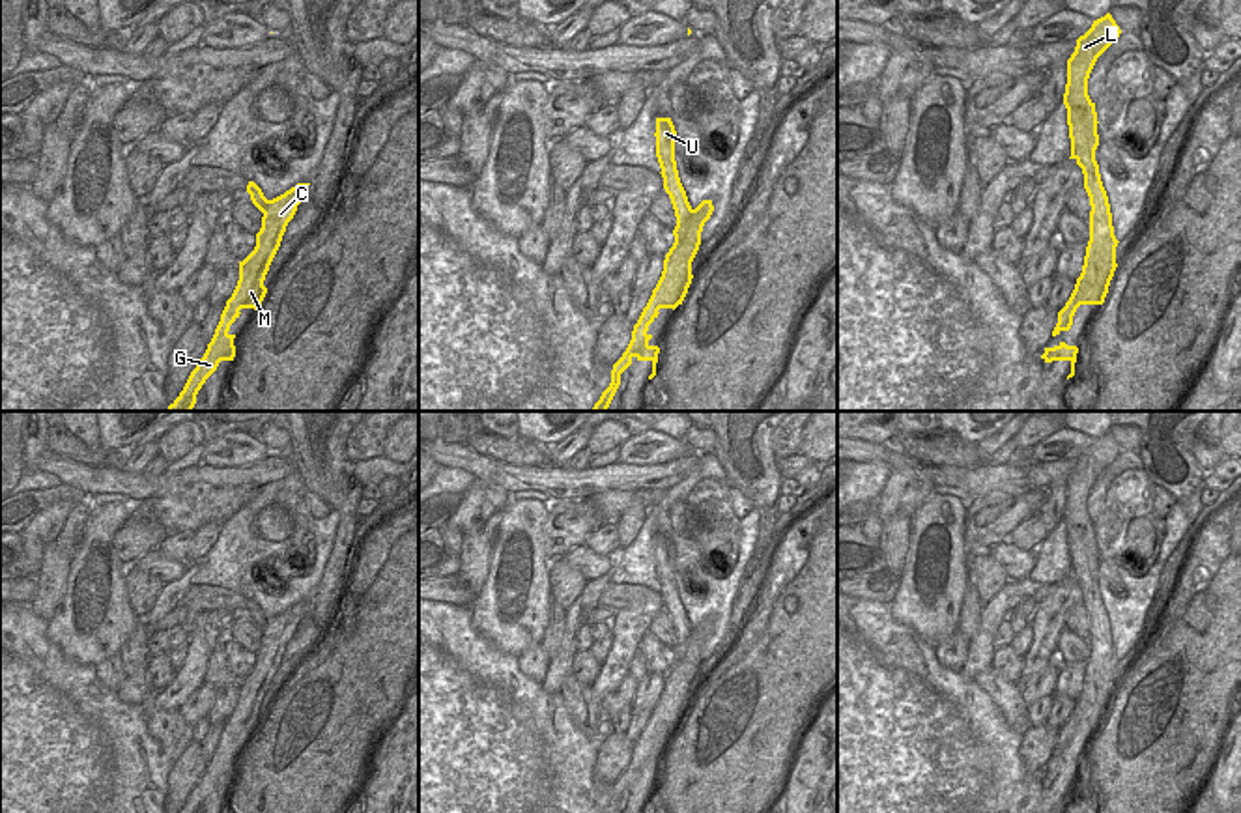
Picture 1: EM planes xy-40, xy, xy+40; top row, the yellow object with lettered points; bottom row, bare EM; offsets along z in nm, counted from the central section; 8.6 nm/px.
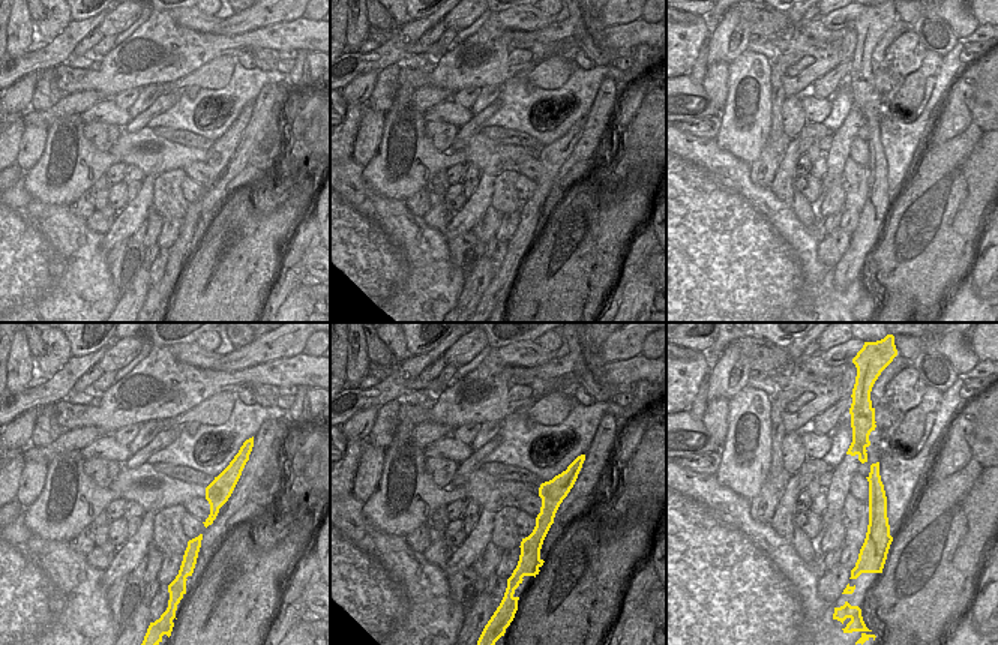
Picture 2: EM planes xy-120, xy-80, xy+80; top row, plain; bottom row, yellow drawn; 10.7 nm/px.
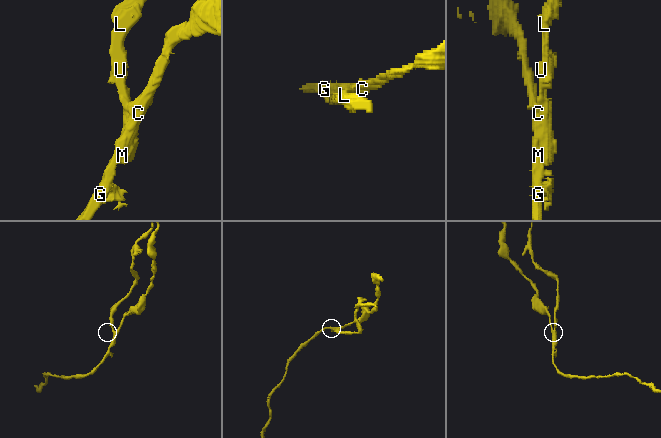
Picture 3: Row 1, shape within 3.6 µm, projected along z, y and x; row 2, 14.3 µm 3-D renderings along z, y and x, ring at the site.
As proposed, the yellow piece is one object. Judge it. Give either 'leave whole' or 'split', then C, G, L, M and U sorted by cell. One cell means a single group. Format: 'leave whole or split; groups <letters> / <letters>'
split; groups C G M / L U

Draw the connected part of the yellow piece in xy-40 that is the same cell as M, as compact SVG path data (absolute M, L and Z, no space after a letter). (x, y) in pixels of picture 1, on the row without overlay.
M297 602L284 613L267 620L262 630L262 647L256 652L254 669L239 680L239 699L226 720L221 740L211 761L196 787L191 791L179 813L198 813L206 798L217 789L221 779L234 779L235 753L230 753L230 744L239 736L241 727L258 727L267 712L264 705L269 684L280 665L288 641L293 637L297 624L307 617L310 602Z

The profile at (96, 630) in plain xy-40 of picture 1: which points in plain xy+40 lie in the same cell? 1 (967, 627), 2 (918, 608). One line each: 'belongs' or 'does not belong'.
1: does not belong
2: belongs

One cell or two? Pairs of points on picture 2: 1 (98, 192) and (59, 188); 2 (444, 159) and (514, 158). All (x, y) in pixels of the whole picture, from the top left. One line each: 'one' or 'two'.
1: two
2: two

